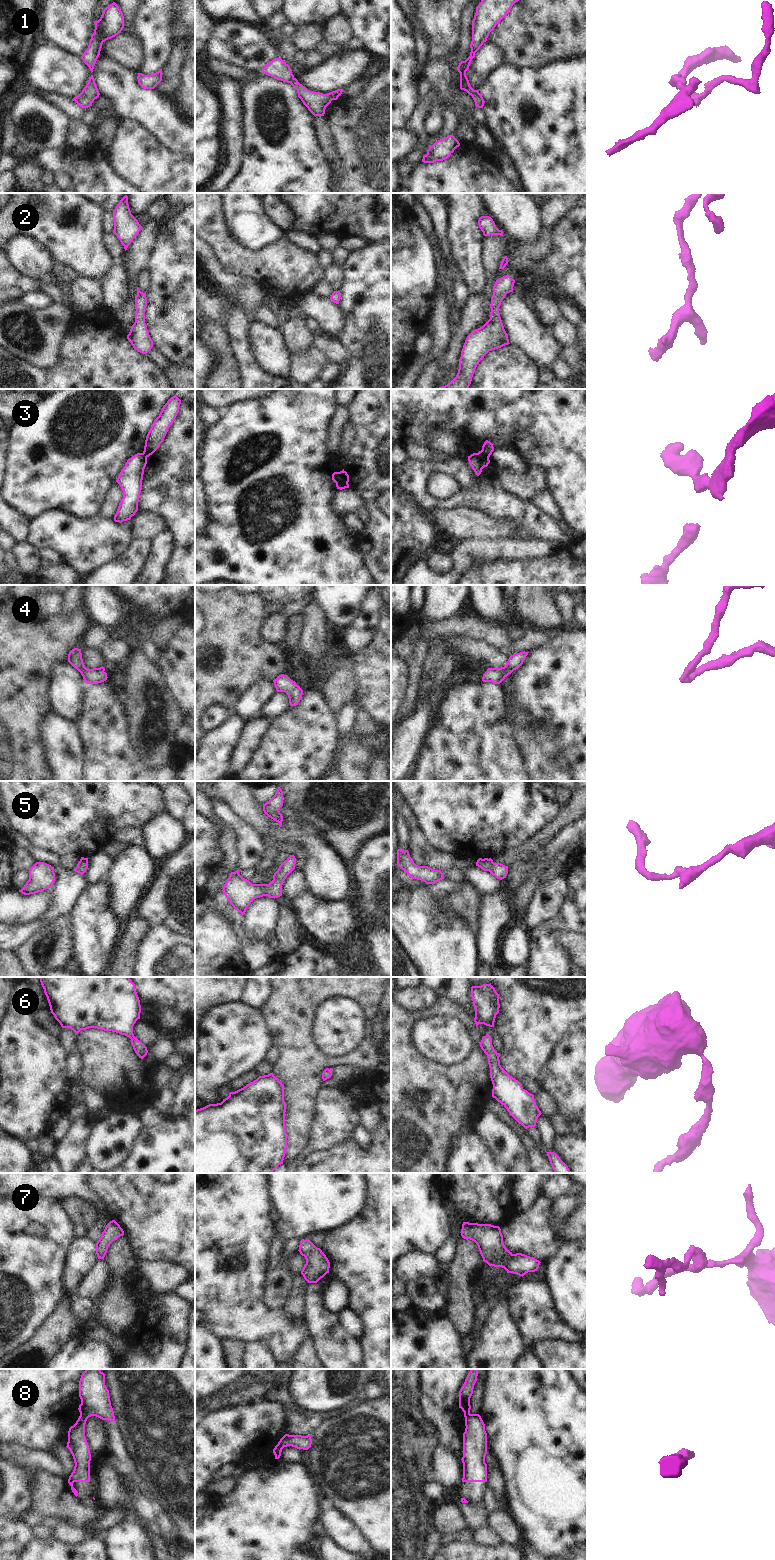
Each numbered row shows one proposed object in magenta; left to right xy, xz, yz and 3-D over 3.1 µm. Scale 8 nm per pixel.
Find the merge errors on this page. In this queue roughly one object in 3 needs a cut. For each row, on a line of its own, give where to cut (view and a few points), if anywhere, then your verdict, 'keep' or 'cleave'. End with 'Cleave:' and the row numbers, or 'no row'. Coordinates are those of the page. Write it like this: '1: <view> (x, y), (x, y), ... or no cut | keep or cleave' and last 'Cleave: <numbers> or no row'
1: xz (293, 77), (288, 82) | cleave
2: no cut | keep
3: xz (344, 471), (336, 484) | cleave
4: no cut | keep
5: no cut | keep
6: no cut | keep
7: no cut | keep
8: xy (80, 1414), (86, 1420) | cleave
Cleave: 1, 3, 8

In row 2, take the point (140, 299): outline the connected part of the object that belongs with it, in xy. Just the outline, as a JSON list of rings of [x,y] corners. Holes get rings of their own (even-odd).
[[[137,287],[135,296],[135,322],[132,325],[127,339],[135,350],[142,354],[147,354],[153,347],[153,341],[147,330],[145,323],[145,308],[147,306],[146,294]]]

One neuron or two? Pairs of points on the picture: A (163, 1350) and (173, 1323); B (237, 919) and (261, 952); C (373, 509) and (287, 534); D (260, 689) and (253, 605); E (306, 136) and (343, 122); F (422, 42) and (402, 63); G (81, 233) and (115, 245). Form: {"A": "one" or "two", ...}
{"A": "one", "B": "one", "C": "two", "D": "two", "E": "two", "F": "two", "G": "two"}

